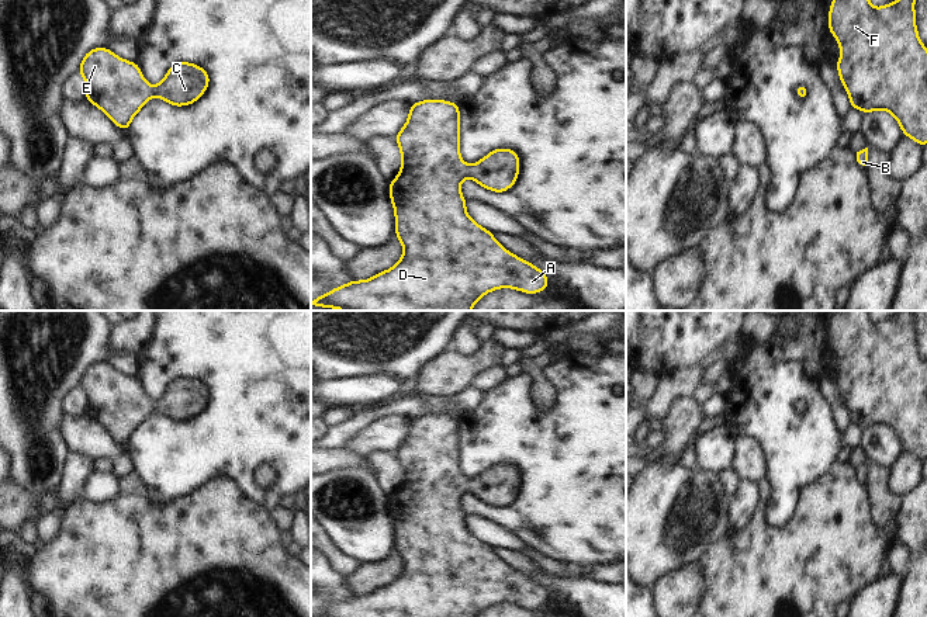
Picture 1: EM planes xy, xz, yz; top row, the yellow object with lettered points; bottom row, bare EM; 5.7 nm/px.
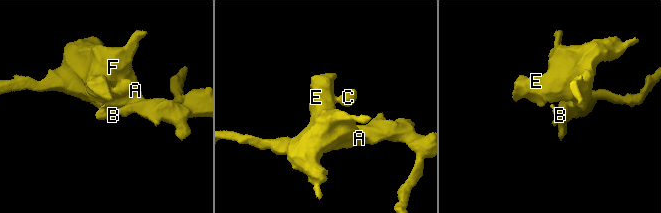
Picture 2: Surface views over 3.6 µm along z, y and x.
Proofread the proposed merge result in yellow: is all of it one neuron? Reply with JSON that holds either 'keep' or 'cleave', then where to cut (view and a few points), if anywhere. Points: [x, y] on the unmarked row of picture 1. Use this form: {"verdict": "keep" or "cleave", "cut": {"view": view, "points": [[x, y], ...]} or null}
{"verdict": "keep", "cut": null}

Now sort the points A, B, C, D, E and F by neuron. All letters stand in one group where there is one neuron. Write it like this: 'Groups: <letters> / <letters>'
Groups: A B C D E F

